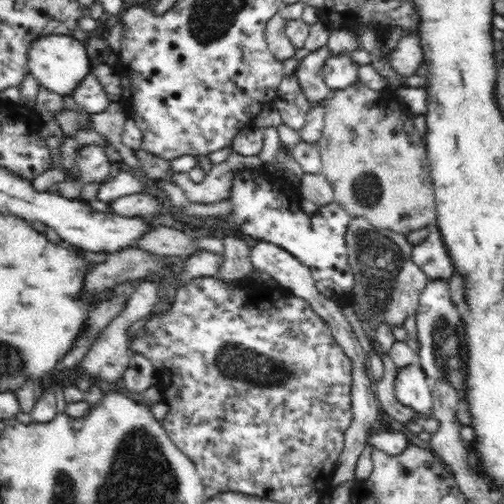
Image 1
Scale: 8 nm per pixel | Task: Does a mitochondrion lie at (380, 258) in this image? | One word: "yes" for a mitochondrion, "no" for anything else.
yes

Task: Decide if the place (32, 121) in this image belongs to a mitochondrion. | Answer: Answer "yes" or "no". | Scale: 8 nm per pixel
no

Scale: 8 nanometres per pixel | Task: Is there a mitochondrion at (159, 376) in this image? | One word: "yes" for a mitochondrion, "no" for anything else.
no

